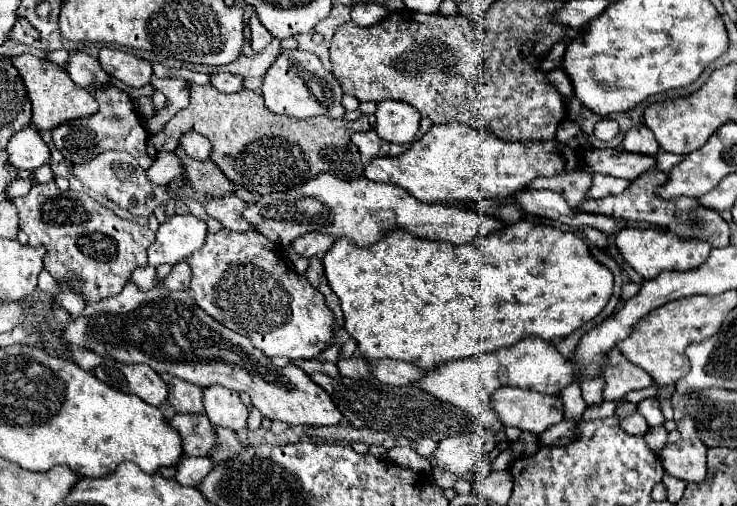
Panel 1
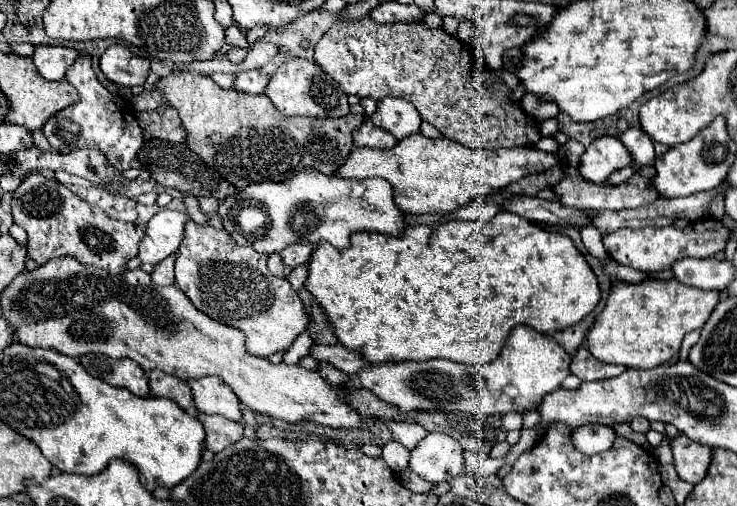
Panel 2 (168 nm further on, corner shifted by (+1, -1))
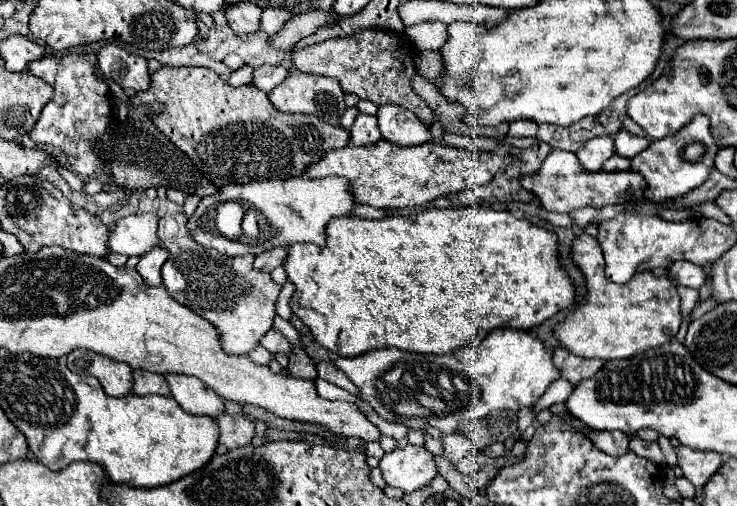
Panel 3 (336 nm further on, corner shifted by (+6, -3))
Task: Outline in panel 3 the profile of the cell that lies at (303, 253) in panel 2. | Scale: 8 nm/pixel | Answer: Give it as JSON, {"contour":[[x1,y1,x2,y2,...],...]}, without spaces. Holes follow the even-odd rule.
{"contour":[[272,248,264,250,254,258,254,268,262,272,272,272,274,268,282,266,282,260,286,260,286,248]]}

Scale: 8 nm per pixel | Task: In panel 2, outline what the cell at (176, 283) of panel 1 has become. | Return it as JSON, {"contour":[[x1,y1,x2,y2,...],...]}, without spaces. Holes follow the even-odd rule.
{"contour":[[175,254,165,258,163,262,159,262,151,274,151,280,157,284,157,286,171,286,175,284]]}

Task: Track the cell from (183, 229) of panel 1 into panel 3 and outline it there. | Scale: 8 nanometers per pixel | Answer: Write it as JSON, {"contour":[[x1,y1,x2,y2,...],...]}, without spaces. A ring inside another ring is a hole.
{"contour":[[132,214,118,218,108,236,108,248,126,256,142,256,156,246,158,218,154,214]]}

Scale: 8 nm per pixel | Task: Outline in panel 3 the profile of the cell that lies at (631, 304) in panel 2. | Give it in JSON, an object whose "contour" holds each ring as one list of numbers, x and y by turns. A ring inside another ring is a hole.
{"contour":[[580,234,572,240,570,258,584,274,586,298,554,328,554,336,558,336,562,348,582,358,612,360,634,356,646,348,656,348,676,336,680,328,680,296,676,284,666,276,638,272,626,284,606,280,600,244,590,234]]}

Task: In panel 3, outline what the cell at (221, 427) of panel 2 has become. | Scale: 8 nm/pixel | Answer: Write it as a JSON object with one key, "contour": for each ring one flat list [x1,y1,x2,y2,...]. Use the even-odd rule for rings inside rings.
{"contour":[[222,414,218,418,220,426,220,444,228,448,242,448,252,442,254,420,246,414]]}

